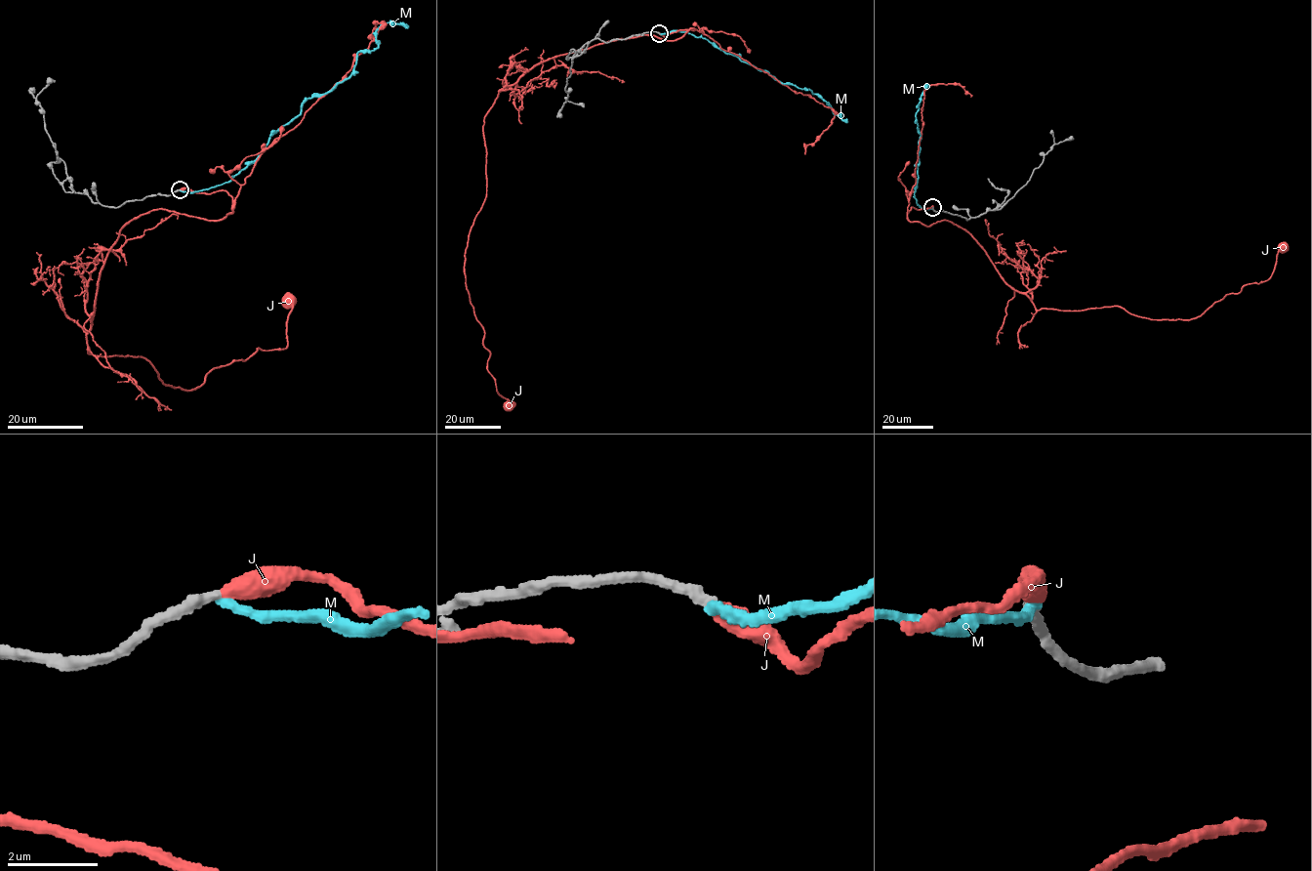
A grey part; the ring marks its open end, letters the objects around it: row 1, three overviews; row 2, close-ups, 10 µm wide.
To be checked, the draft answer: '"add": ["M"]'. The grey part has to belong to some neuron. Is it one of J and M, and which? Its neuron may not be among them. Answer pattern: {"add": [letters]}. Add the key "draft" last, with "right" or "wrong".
{"add": ["J"], "draft": "wrong"}

